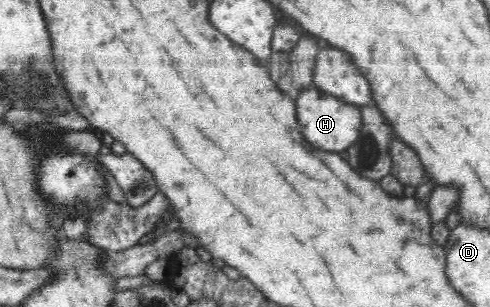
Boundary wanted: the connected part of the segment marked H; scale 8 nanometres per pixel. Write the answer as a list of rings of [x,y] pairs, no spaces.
[[[315,86],[300,91],[294,101],[298,107],[298,129],[314,149],[336,153],[347,150],[359,139],[363,125],[360,107],[350,105],[335,96],[328,96]]]

